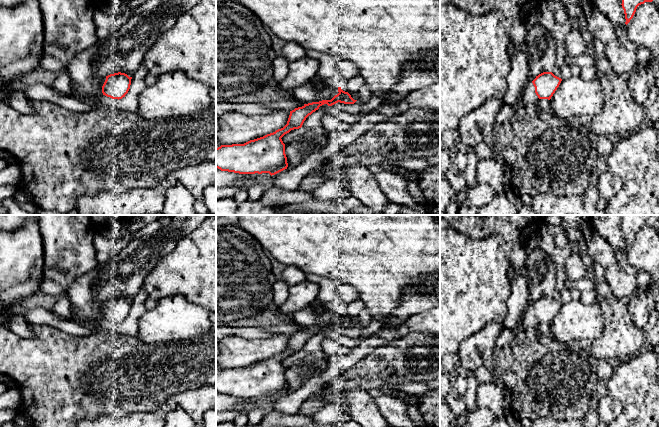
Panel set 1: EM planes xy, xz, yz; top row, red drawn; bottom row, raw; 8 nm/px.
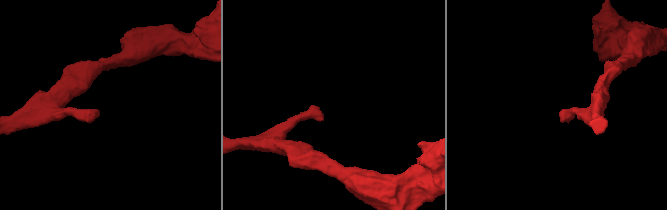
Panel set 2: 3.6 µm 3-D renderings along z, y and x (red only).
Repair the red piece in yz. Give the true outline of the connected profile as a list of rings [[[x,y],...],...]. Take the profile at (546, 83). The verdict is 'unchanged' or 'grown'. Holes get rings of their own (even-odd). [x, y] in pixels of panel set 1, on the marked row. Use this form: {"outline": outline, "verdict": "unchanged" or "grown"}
{"outline": [[[543,72],[536,76],[533,81],[528,81],[518,97],[518,107],[536,104],[540,99],[550,100],[562,79],[552,72]]], "verdict": "grown"}

